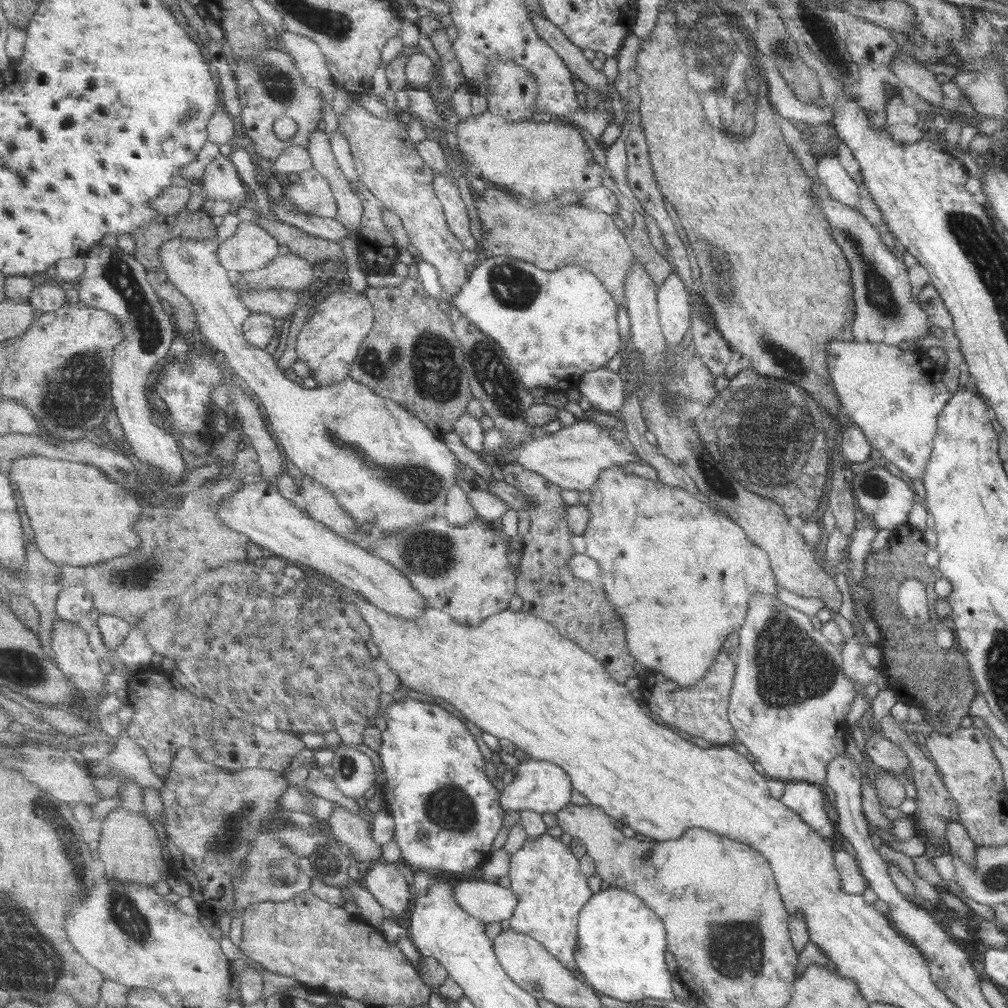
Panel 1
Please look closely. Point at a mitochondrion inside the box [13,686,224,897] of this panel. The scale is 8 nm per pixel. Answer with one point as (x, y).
(45, 811)

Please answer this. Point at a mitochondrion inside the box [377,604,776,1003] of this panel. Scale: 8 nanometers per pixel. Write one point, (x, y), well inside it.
(739, 961)

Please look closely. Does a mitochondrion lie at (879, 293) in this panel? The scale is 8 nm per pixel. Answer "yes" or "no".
yes

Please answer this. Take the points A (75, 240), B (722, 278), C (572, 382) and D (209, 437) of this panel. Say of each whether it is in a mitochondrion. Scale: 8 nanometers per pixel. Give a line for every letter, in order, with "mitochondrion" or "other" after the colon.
A: other
B: mitochondrion
C: other
D: other

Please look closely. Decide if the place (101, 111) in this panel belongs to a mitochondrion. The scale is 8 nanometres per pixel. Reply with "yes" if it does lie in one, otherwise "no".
no

